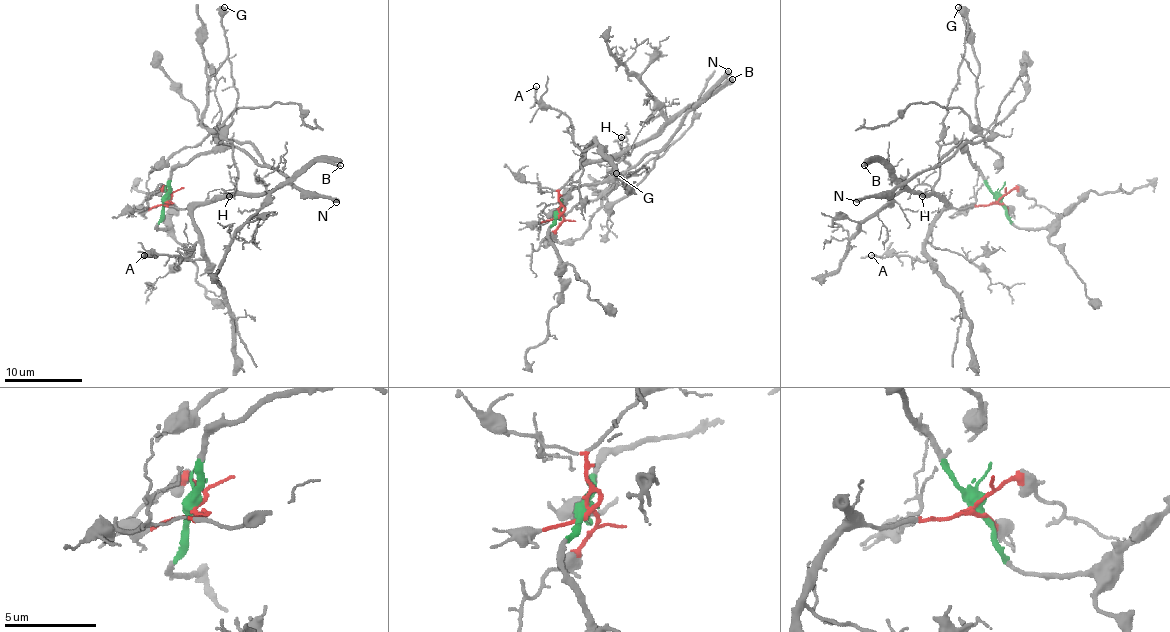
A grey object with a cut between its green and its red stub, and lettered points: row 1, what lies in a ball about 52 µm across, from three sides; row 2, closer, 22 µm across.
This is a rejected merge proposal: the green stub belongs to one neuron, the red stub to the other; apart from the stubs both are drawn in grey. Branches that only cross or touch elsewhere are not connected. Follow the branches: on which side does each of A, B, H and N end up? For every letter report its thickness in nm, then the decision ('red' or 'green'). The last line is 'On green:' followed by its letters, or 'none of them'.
A: 190 nm | red
B: 280 nm | red
H: 70 nm | red
N: 440 nm | green
On green: N

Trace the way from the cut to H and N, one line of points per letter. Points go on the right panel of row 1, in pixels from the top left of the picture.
H: (999, 200), (954, 208), (935, 192), (927, 191), (921, 196)
N: (999, 202), (985, 177), (962, 148), (952, 148), (937, 165), (923, 169), (890, 191), (863, 196), (855, 202)

